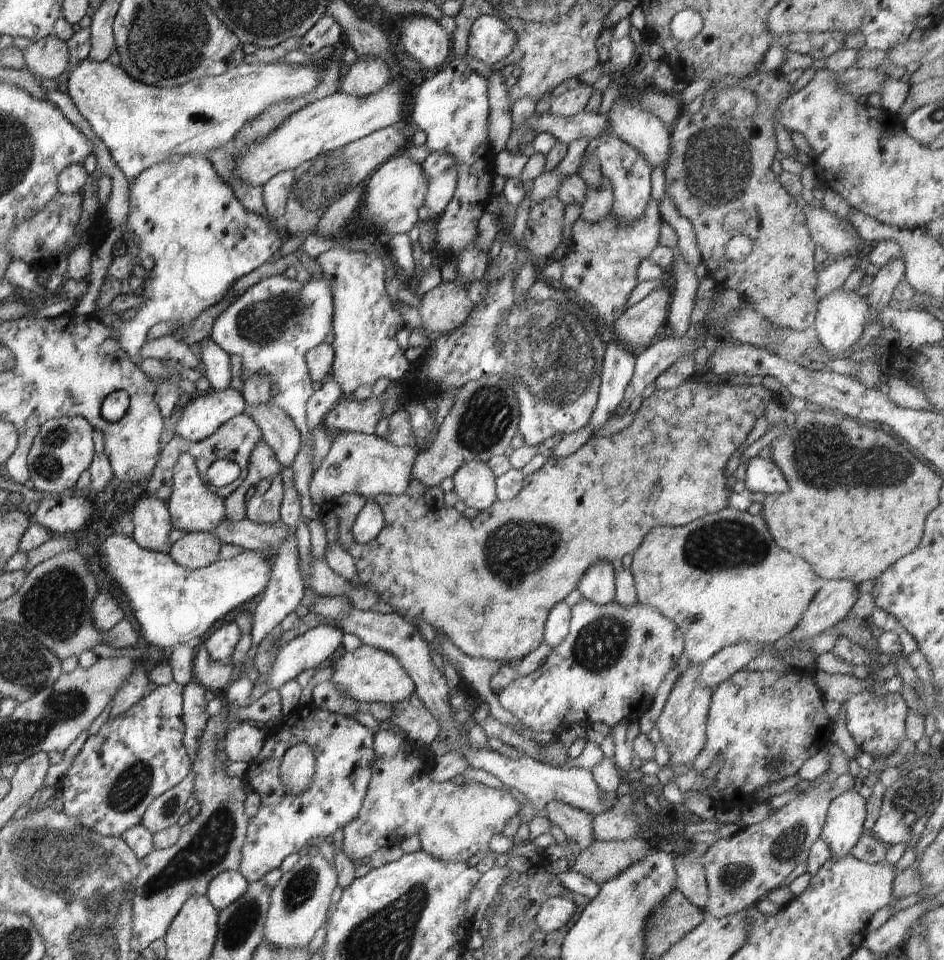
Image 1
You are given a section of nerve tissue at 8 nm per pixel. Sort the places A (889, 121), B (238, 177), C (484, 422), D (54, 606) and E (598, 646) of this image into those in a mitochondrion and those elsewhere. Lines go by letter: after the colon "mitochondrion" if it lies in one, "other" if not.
A: other
B: other
C: mitochondrion
D: mitochondrion
E: mitochondrion

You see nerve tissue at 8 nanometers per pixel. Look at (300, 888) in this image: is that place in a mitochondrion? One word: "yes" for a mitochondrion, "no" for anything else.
yes

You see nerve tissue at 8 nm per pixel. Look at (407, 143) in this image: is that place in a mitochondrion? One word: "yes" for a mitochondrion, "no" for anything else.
no

